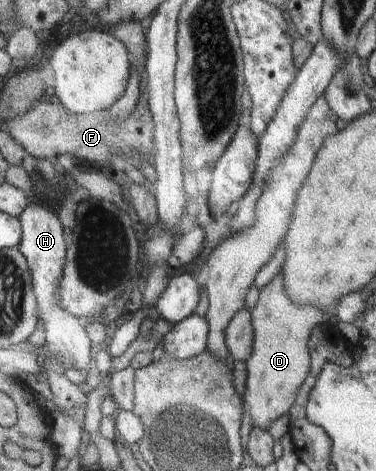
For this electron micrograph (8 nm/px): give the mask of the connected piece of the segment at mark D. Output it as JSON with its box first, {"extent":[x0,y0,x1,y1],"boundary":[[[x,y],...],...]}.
{"extent":[244,271,331,431],"boundary":[[[281,271],[274,281],[262,289],[260,304],[253,309],[256,343],[253,355],[247,362],[249,377],[244,401],[252,415],[254,428],[265,431],[276,419],[290,415],[295,407],[302,387],[313,370],[313,353],[309,347],[311,336],[319,324],[331,322],[318,309],[294,304],[287,295],[284,279]]]}

